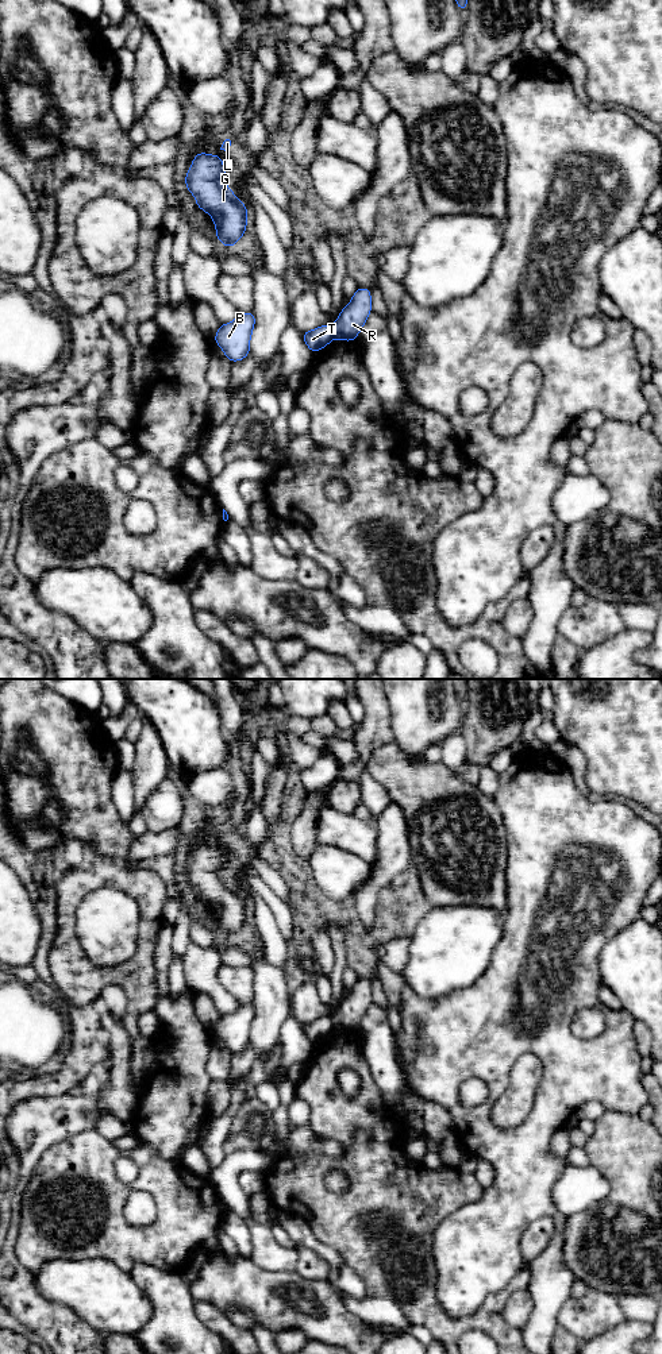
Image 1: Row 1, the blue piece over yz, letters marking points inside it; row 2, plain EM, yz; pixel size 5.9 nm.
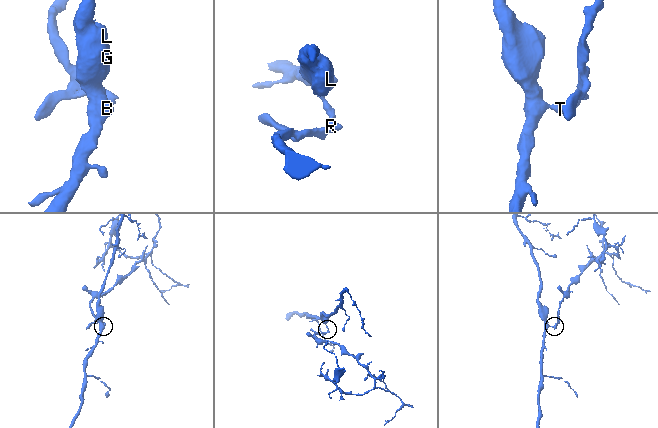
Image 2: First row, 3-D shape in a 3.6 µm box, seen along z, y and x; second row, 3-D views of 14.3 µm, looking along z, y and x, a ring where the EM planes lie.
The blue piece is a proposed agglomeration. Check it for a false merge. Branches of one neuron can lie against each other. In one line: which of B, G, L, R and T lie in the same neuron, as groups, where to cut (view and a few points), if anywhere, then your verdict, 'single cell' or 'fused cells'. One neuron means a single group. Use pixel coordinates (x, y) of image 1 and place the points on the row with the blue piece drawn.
B G L T / R | yz (331, 326), (334, 338) | fused cells

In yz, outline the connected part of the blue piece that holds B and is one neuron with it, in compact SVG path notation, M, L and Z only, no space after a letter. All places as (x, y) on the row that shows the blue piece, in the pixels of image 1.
M236 310L236 319L220 324L213 342L223 350L230 362L240 362L250 354L250 339L255 325L254 312Z

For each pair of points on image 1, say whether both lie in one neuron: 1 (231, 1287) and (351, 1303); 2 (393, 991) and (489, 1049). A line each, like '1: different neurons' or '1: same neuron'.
1: different neurons
2: different neurons

